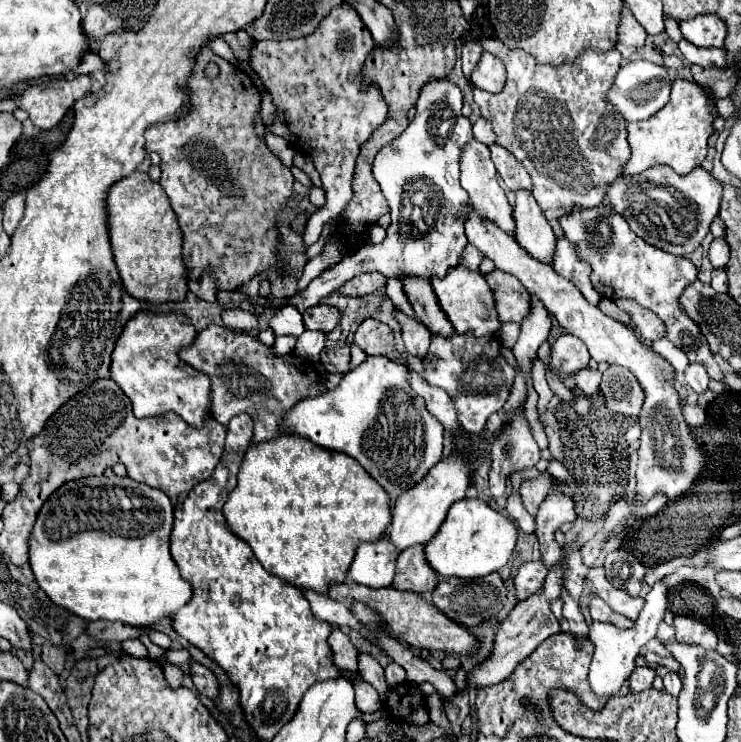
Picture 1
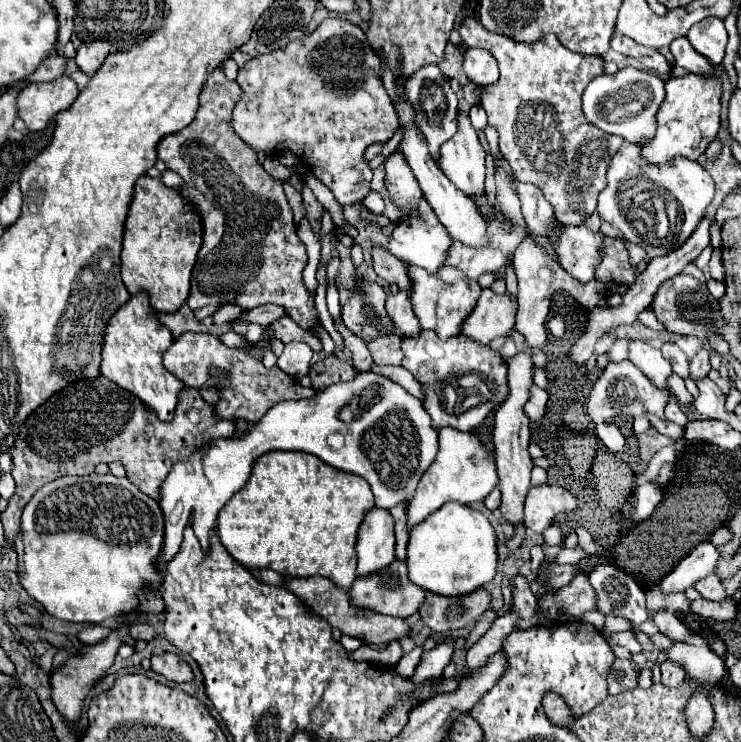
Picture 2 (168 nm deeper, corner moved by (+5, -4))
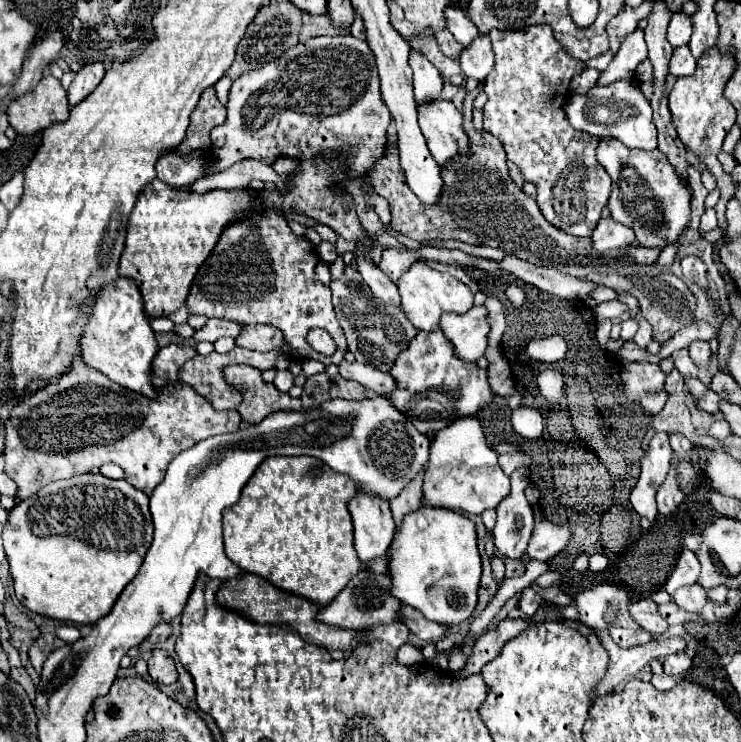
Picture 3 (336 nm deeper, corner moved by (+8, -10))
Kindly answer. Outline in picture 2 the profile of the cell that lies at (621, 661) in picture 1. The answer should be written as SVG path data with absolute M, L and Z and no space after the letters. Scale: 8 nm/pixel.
M703 542L697 544L685 558L681 558L681 562L661 580L659 588L663 592L683 592L685 588L693 586L695 580L713 574L715 572L715 564L719 560L719 552L713 544Z

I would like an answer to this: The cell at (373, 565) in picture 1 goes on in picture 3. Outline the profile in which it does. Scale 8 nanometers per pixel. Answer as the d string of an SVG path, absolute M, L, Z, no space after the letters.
M356 494L348 502L350 514L354 516L354 532L356 532L356 552L360 562L366 566L376 556L384 556L396 526L390 514L388 502L380 498L368 498L368 494Z

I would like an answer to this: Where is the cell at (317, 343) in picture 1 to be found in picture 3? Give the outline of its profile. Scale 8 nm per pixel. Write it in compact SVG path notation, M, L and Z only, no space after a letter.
M278 370L276 378L274 378L274 384L276 384L278 390L288 392L288 390L294 386L294 376L292 376L292 372L290 372L290 370Z

